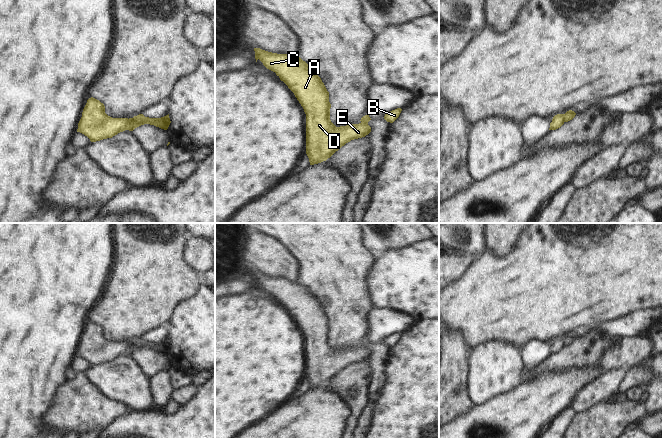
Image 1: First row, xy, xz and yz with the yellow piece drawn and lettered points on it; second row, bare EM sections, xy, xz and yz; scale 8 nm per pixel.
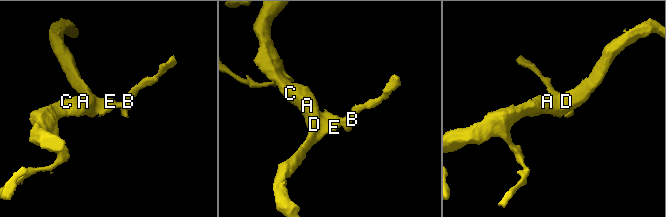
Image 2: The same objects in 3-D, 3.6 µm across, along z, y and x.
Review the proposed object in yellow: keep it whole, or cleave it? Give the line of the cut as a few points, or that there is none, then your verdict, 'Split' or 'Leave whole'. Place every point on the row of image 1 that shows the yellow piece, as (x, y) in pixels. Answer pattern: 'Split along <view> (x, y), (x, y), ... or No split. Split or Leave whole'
Split along xy (137, 116), (126, 129). Split.

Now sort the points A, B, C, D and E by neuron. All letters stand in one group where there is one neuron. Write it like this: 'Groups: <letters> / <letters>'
Groups: A C D E / B.

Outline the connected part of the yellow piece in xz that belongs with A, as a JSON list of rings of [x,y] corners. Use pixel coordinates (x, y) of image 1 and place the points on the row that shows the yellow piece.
[[[254,48],[254,51],[256,62],[259,59],[267,69],[275,72],[280,80],[294,93],[304,109],[306,114],[306,154],[310,165],[326,161],[346,143],[365,137],[371,132],[368,123],[336,127],[331,122],[329,92],[313,68],[300,57],[294,58],[288,54],[272,53],[260,48]]]

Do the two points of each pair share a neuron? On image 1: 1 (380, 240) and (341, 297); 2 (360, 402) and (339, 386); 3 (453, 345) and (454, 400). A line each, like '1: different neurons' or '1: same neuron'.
1: different neurons
2: same neuron
3: same neuron

